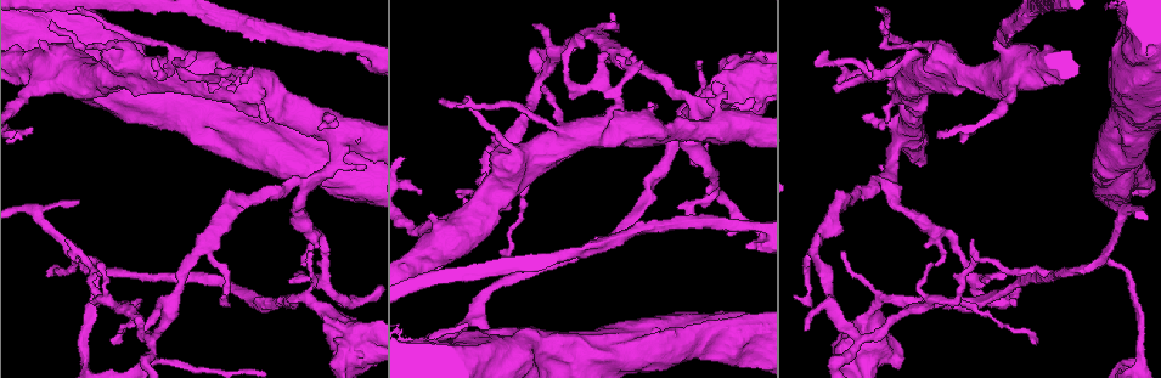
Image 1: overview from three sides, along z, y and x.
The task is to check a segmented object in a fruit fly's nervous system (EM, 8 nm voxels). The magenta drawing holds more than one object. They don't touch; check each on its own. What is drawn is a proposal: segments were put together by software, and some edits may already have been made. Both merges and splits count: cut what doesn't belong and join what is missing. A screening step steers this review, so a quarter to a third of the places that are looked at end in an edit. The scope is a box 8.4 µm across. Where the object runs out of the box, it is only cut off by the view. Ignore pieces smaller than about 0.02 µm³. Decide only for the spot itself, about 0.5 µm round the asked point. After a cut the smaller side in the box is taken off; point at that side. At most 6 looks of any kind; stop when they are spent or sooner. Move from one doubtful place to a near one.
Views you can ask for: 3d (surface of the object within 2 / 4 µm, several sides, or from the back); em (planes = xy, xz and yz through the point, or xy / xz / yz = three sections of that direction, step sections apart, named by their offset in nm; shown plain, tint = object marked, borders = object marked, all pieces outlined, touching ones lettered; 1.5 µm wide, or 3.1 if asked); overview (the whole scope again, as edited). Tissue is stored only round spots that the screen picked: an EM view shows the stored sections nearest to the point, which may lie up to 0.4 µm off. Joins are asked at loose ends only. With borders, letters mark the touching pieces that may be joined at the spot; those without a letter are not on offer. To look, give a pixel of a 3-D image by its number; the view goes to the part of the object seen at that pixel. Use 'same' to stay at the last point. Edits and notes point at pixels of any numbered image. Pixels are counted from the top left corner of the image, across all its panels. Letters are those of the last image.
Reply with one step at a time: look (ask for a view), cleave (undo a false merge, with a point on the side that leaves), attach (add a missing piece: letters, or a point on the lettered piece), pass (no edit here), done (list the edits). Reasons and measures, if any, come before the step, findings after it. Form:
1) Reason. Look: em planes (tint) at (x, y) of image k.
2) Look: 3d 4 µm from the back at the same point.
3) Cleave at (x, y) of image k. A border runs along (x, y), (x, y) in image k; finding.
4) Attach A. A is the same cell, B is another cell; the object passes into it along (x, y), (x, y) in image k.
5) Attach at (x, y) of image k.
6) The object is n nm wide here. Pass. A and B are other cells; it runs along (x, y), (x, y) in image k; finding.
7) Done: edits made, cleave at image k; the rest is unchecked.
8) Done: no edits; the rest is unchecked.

A fork. Look: 3d 4 µm at (889, 181) of image 1.

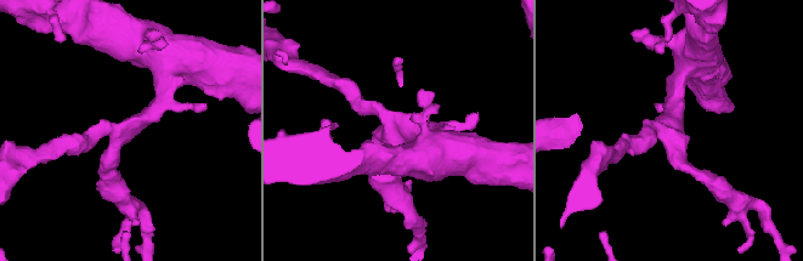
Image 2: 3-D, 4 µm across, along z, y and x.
3 arms meet here; the arms are 190, 220, 240 nm wide. Look: em xy step 8 (tint) at (400, 126) of image 2.

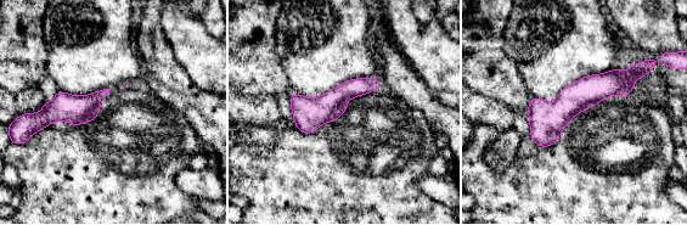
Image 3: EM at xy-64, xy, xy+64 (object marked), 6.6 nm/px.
Look: em xy step 8 (borders) at the same point.

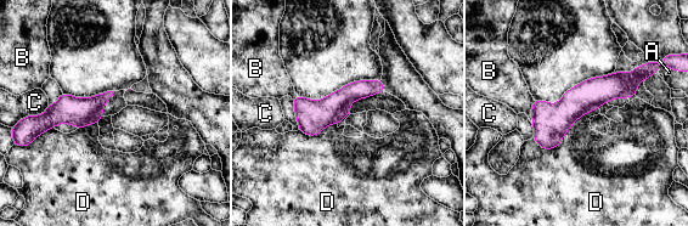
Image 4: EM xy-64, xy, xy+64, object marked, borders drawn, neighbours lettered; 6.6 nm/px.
Pass. A, B, C and D are other cells; a border runs along (598, 107), (552, 148), (533, 139) in image 4; one neuron here.

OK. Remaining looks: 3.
Free end. Look: 3d 2 µm at (938, 266) of image 1.

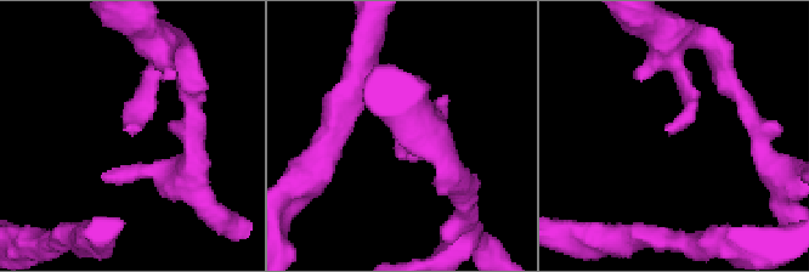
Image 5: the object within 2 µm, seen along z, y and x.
Now the EM. Look: em planes (tint) at (665, 128) of image 5.

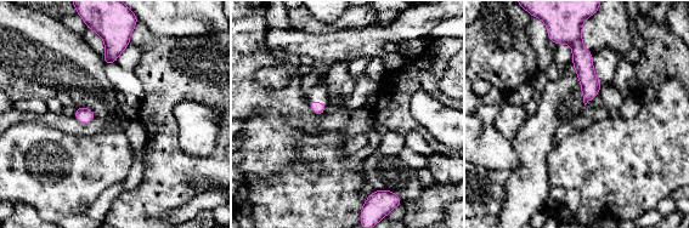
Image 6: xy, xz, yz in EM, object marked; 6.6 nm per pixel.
See the neighbours. Look: em planes (borders) at the same point.

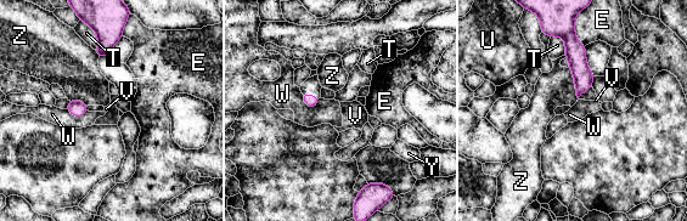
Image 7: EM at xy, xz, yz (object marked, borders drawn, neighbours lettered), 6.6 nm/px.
Pass. E, T, U, V, W, Y and Z are other cells; a border runs along (569, 68), (578, 98) in image 7; none of them fits.

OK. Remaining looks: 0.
Done: no edits; the rest is unchecked.

